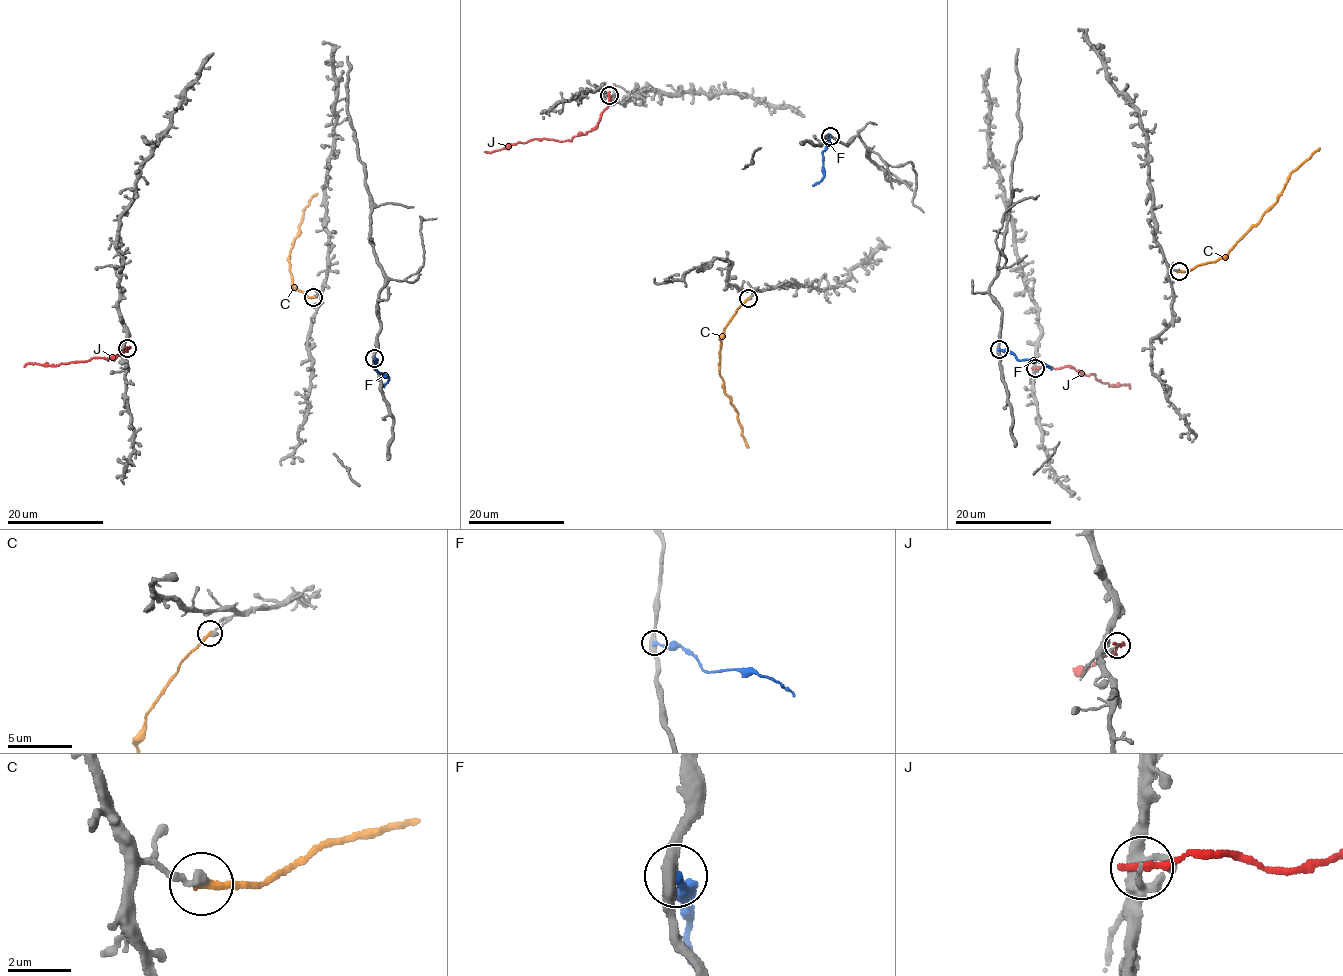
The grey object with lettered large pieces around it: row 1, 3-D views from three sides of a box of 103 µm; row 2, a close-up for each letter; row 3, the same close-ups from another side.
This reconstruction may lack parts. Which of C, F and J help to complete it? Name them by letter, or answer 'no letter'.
no letter

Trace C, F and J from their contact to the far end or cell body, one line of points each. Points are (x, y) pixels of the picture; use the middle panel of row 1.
C: (748, 298), (738, 306), (724, 331), (719, 372), (736, 410), (745, 443), (749, 447)
F: (830, 136), (822, 153), (824, 176), (812, 185)
J: (608, 95), (608, 107), (597, 124), (571, 140), (533, 139), (485, 151)

